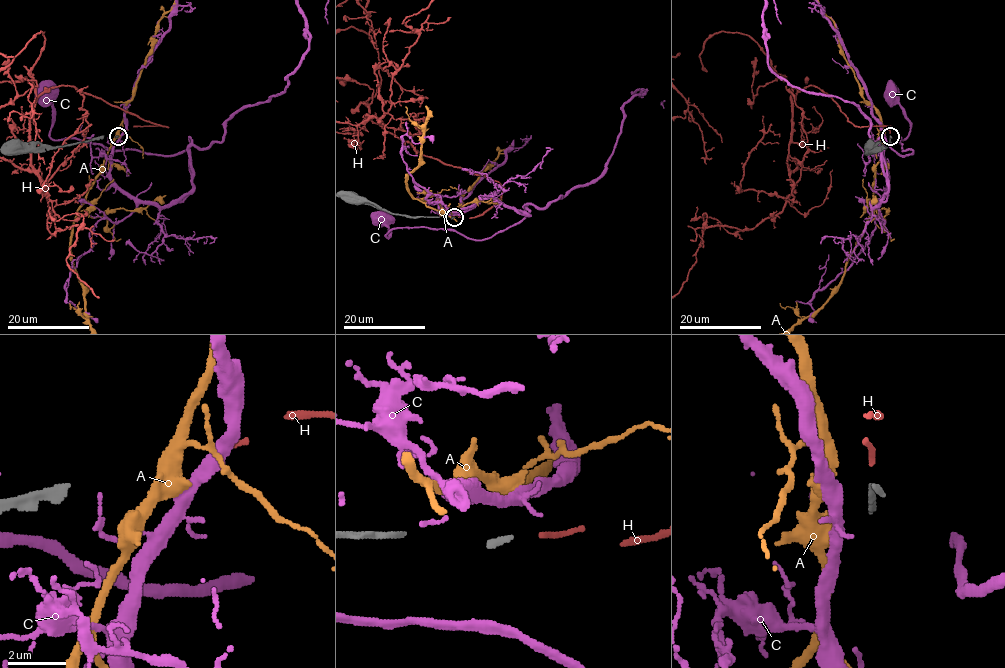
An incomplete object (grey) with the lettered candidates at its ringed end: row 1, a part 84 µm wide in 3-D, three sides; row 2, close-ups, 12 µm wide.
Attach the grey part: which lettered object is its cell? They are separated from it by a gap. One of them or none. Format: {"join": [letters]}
{"join": ["H"]}

